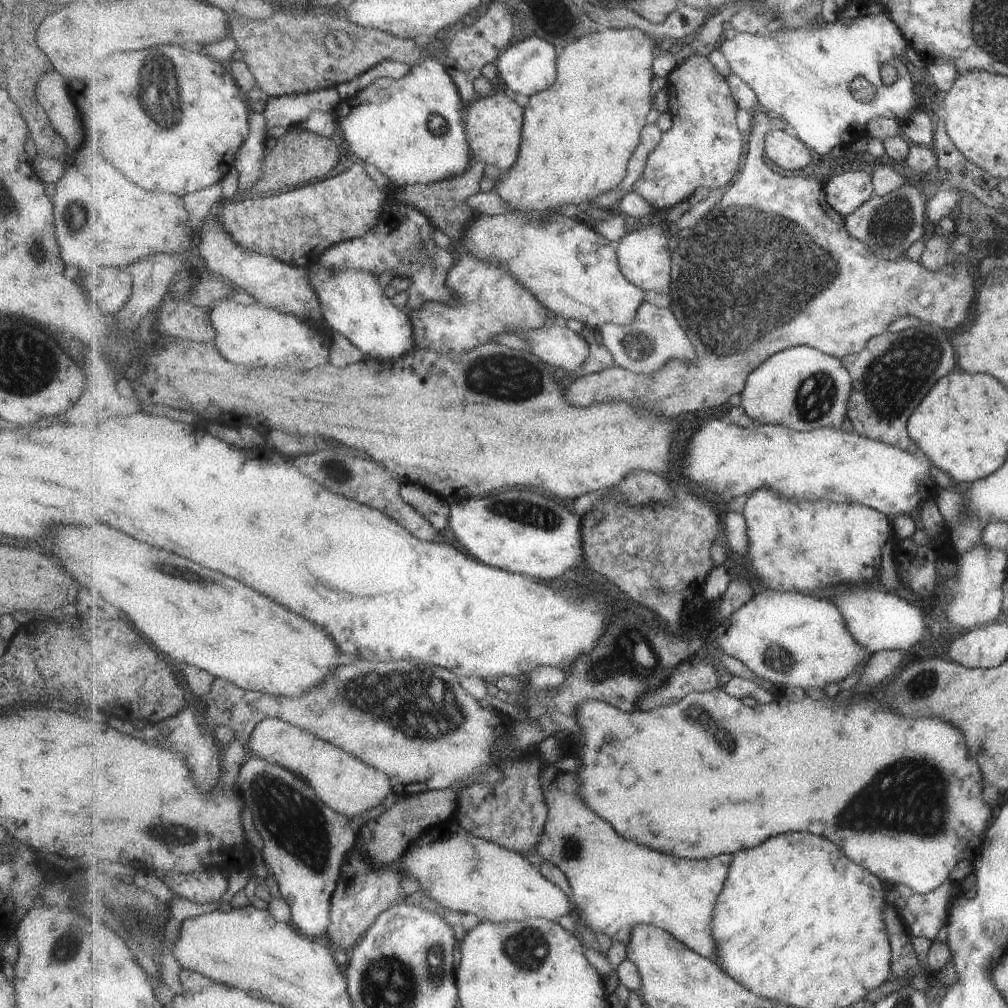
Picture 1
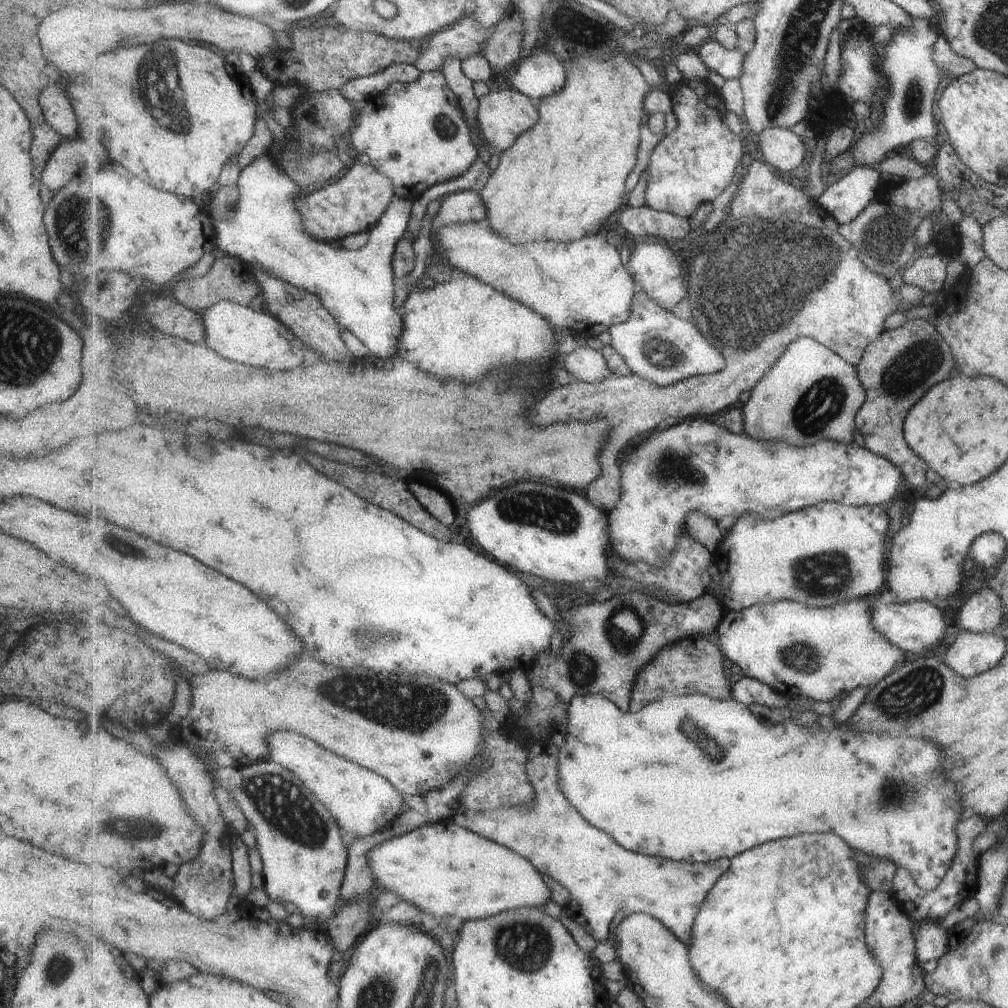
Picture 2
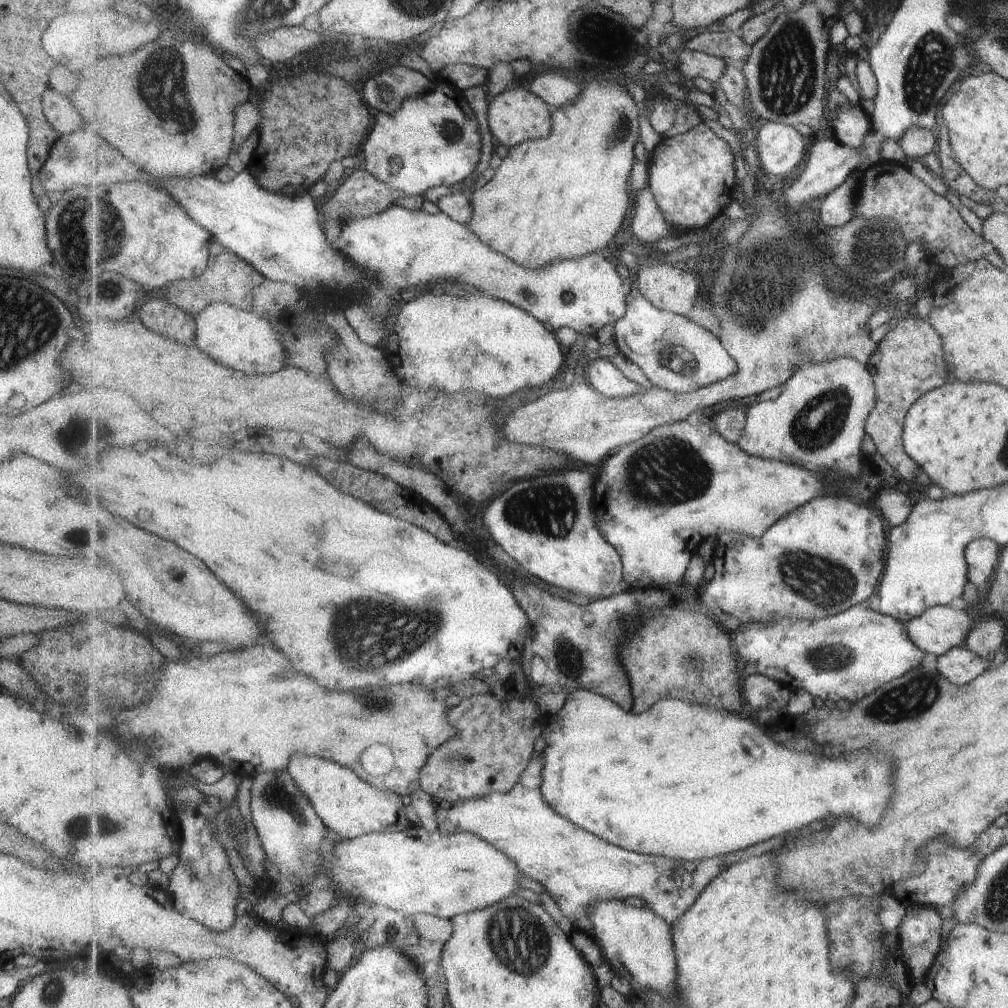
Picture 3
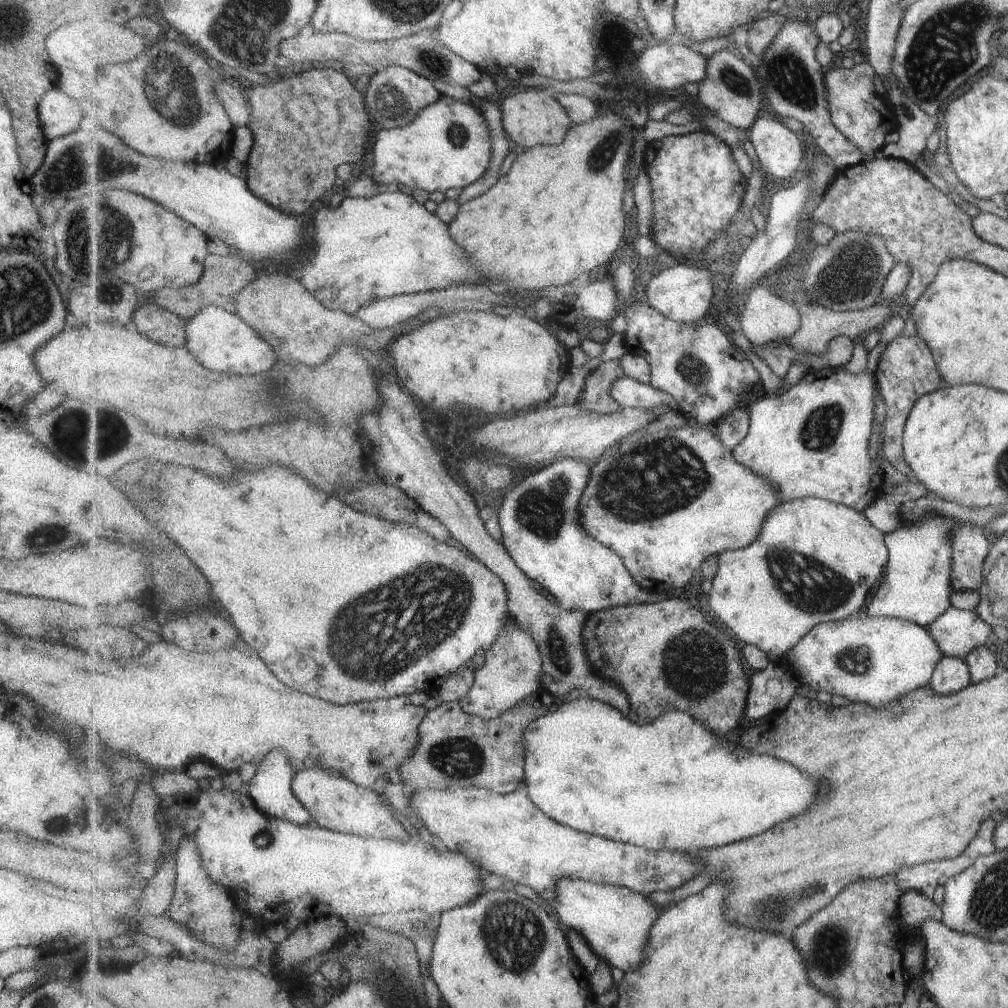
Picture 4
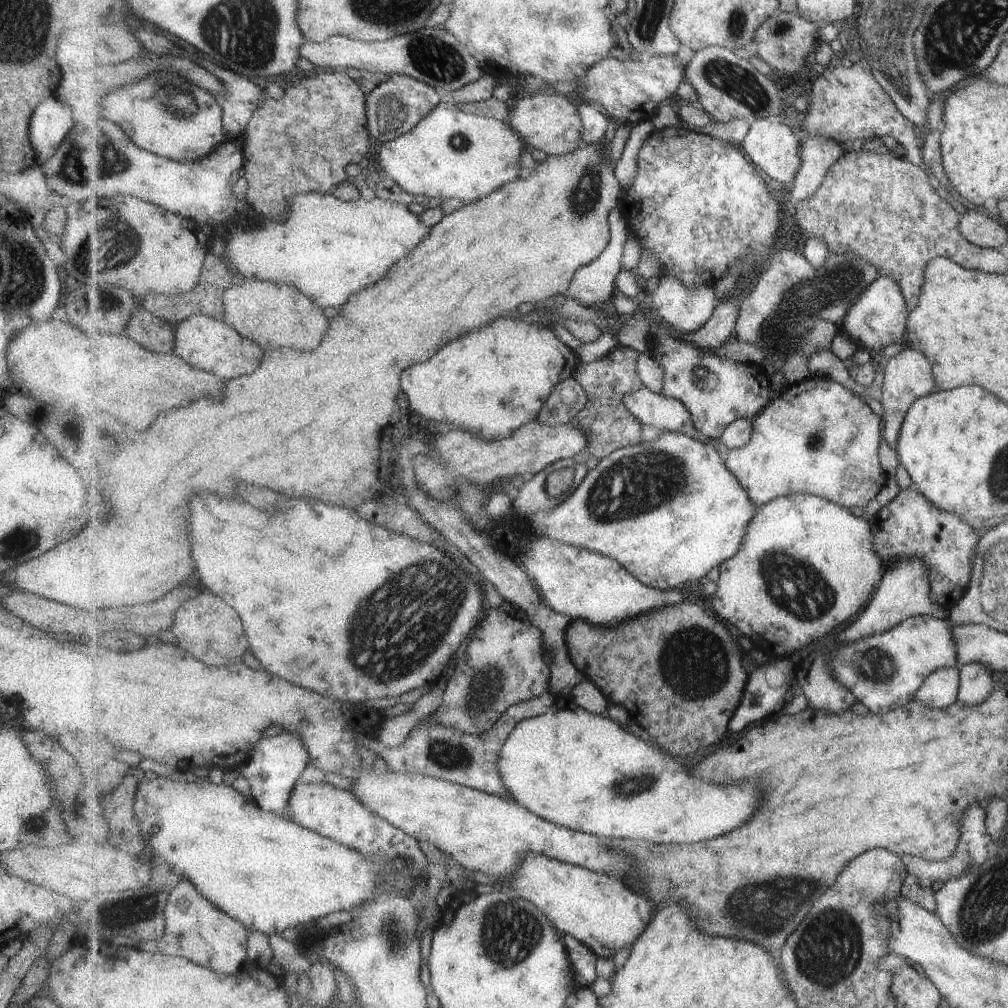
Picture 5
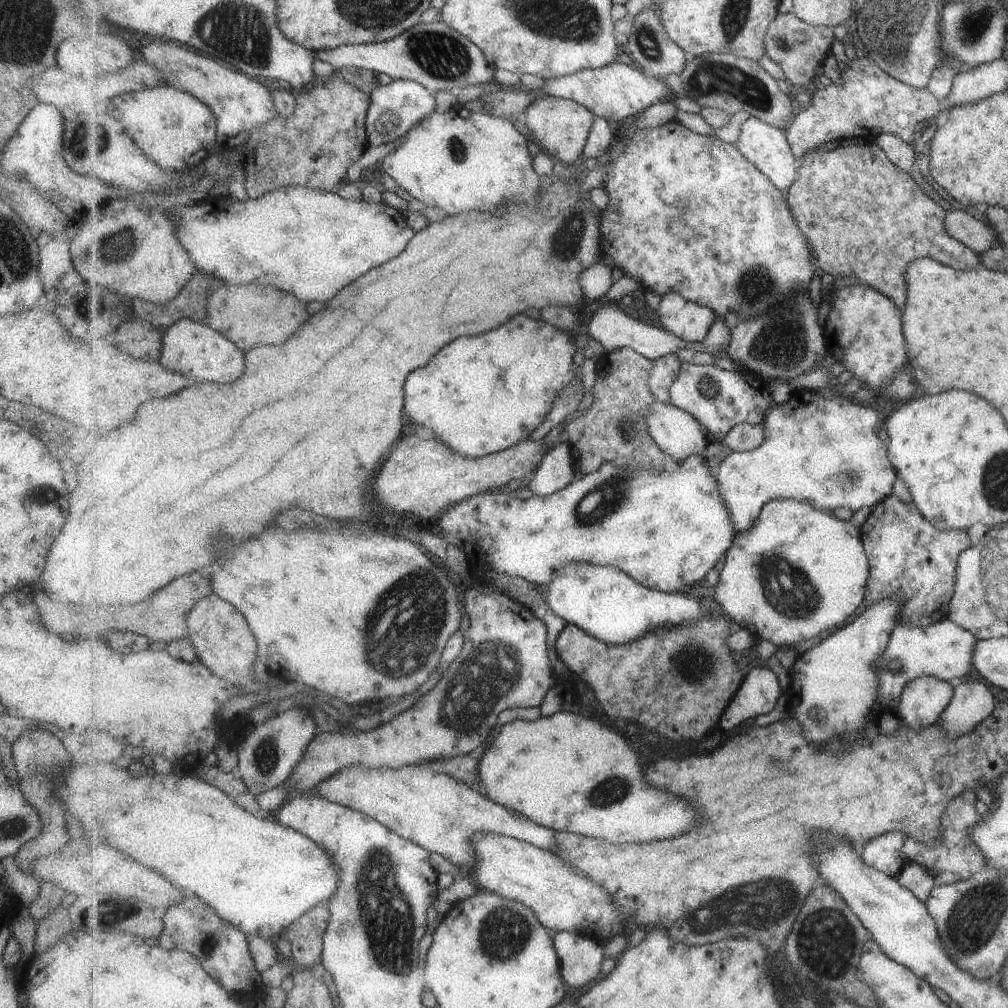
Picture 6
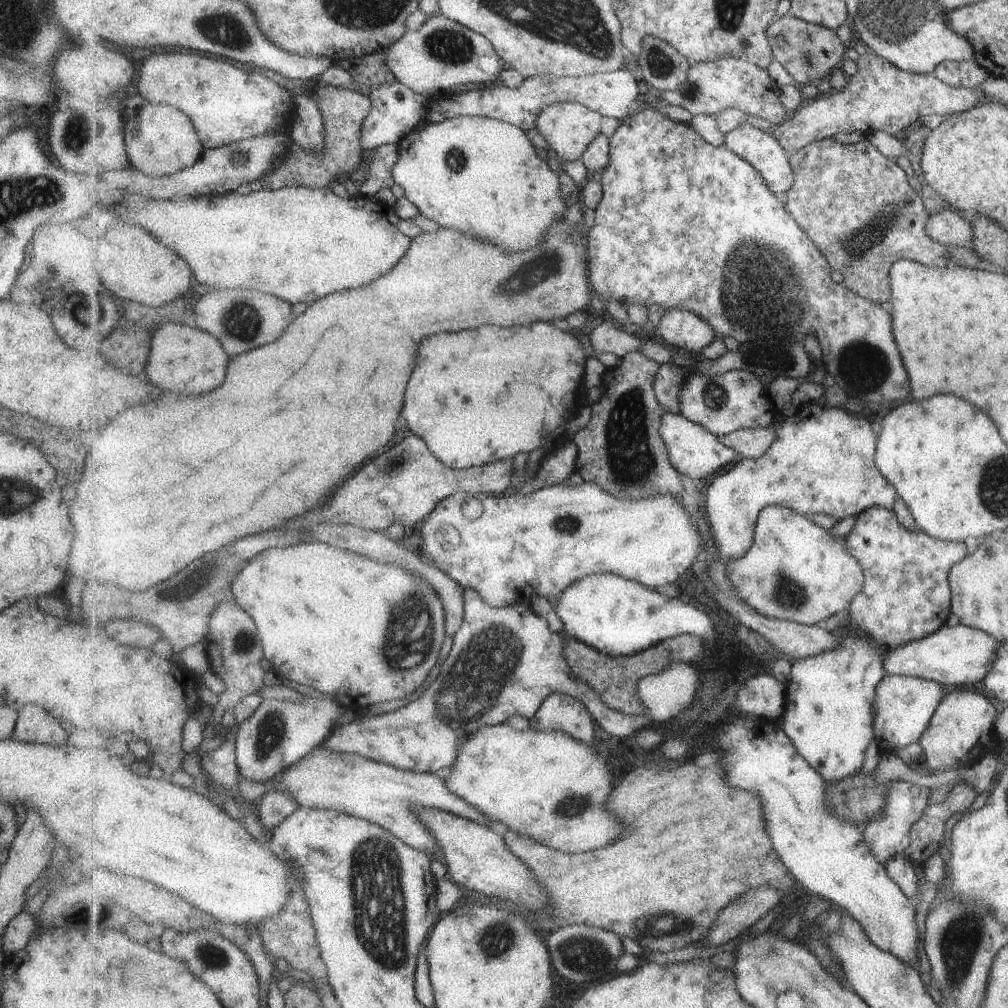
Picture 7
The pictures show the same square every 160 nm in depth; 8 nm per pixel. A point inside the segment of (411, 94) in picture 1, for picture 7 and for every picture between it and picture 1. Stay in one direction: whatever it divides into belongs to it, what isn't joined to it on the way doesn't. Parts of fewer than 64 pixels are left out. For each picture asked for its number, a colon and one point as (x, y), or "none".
2: (416, 134)
3: (433, 140)
4: (449, 146)
5: (451, 154)
6: (456, 161)
7: (482, 176)

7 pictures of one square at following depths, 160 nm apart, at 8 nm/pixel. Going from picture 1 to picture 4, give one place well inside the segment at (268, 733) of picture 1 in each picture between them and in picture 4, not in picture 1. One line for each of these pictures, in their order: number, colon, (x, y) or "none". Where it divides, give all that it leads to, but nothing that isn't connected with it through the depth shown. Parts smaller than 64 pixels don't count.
2: (364, 802)
3: (349, 806)
4: (338, 804)

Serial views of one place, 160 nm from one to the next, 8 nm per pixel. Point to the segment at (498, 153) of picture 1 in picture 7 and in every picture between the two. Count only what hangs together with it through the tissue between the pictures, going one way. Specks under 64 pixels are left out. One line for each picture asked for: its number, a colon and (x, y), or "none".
2: (503, 116)
3: (516, 116)
4: (533, 117)
5: (550, 122)
6: (562, 126)
7: (569, 128)

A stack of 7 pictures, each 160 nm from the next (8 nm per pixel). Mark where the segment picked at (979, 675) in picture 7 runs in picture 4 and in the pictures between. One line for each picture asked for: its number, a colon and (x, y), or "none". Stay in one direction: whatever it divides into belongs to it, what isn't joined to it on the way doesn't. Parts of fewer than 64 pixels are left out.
4: (871, 660)
5: (884, 671)
6: (943, 650)

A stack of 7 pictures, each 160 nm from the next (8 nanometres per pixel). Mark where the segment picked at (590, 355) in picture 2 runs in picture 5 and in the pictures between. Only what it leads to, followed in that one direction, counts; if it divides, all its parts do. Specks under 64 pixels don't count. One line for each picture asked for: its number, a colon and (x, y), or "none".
3: (602, 374)
4: (630, 393)
5: (669, 415)

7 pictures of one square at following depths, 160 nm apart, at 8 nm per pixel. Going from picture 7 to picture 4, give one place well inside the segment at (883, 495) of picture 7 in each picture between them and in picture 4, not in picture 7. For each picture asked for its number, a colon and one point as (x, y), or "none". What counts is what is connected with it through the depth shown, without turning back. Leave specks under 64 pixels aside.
4: (812, 440)
5: (819, 438)
6: (822, 451)

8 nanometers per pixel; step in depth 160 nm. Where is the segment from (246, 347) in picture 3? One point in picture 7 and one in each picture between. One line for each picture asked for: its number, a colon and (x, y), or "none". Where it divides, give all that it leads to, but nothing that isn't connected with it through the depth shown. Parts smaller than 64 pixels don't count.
4: (221, 339)
5: (210, 343)
6: (193, 348)
7: (184, 358)

